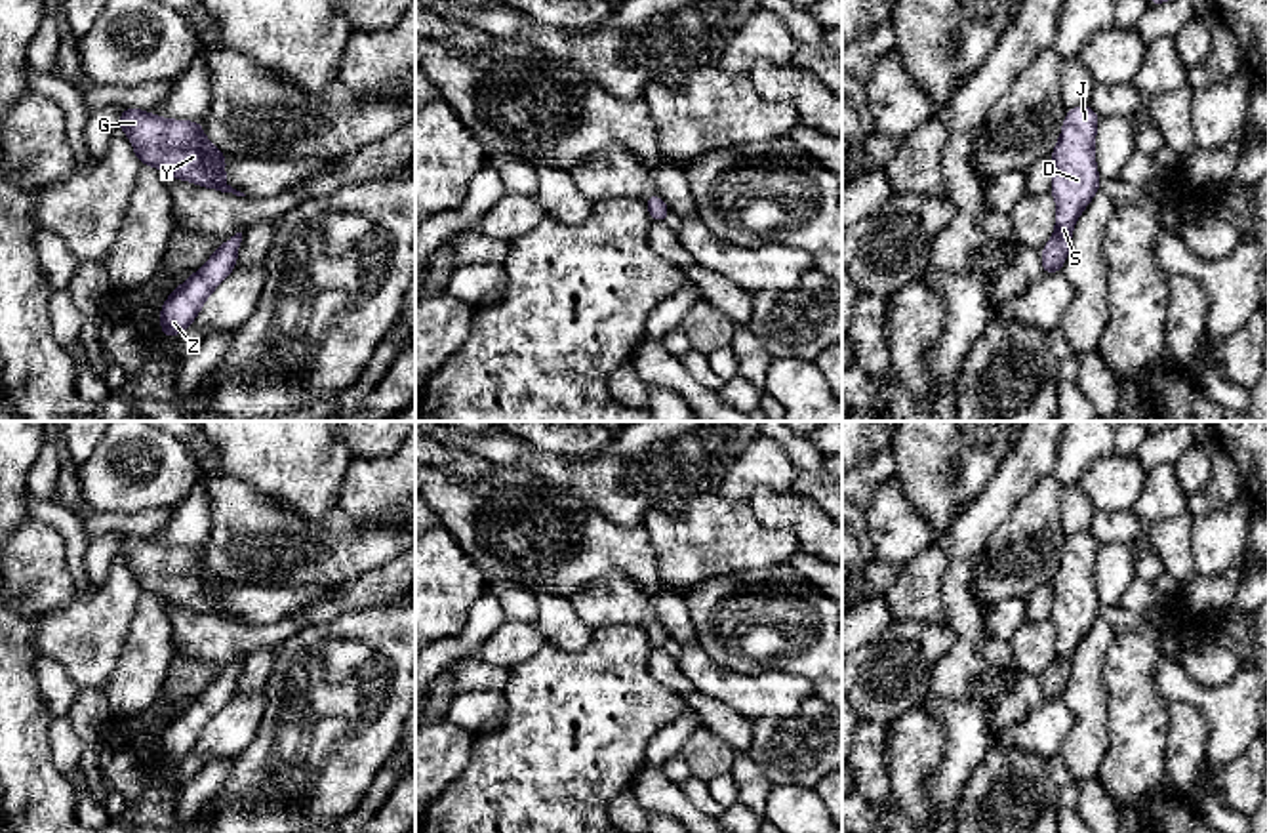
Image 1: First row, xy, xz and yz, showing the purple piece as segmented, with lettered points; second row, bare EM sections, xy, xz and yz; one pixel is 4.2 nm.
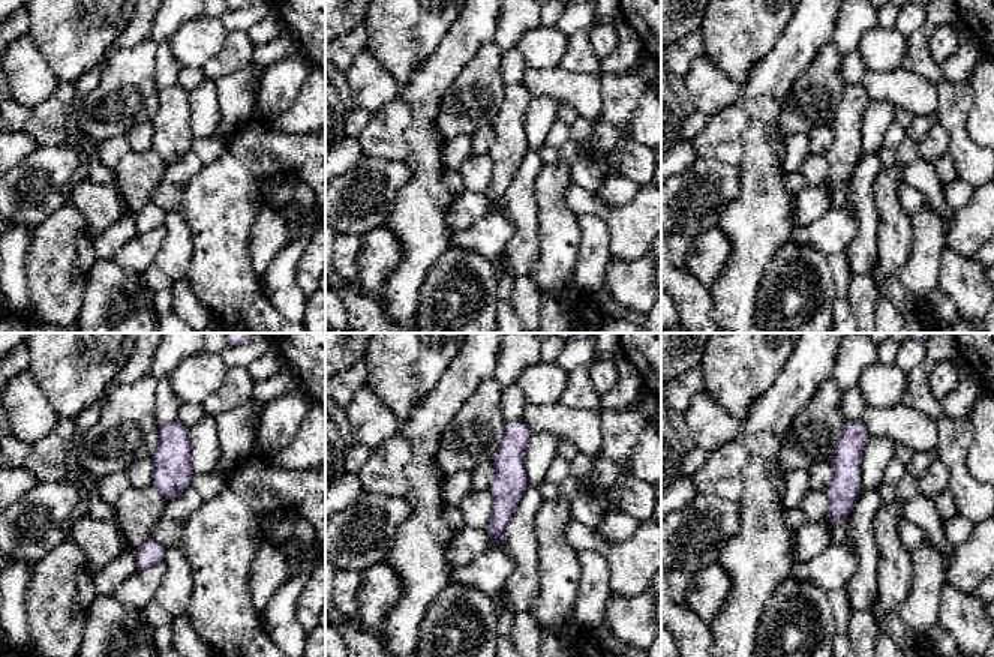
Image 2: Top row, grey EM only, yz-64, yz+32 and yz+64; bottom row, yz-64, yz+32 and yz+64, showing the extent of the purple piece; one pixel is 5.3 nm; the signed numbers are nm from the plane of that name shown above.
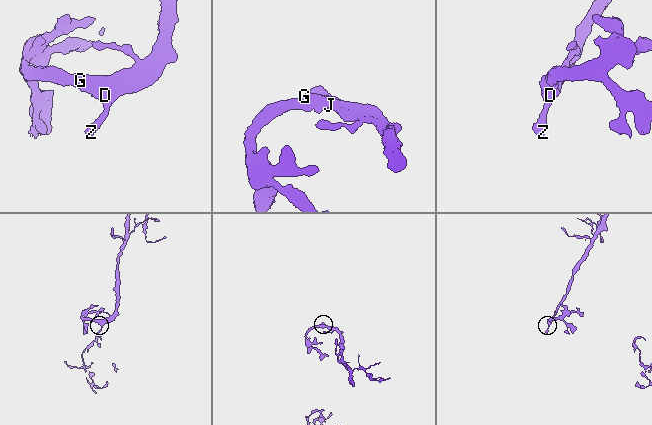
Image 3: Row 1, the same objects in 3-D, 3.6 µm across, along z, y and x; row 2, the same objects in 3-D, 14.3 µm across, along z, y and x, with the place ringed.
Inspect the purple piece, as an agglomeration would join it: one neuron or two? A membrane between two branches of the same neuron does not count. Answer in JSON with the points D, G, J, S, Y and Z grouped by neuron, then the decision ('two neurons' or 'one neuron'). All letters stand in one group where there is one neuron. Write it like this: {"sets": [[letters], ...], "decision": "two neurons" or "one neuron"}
{"sets": [["D", "G", "J", "S", "Y", "Z"]], "decision": "one neuron"}

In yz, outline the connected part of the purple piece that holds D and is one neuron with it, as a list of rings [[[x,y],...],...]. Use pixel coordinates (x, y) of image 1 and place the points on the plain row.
[[[1090,532],[1067,536],[1059,568],[1052,578],[1054,604],[1050,620],[1056,625],[1056,658],[1040,675],[1042,703],[1063,696],[1071,677],[1073,654],[1082,637],[1099,618],[1099,600],[1094,585],[1094,566],[1099,541]]]

